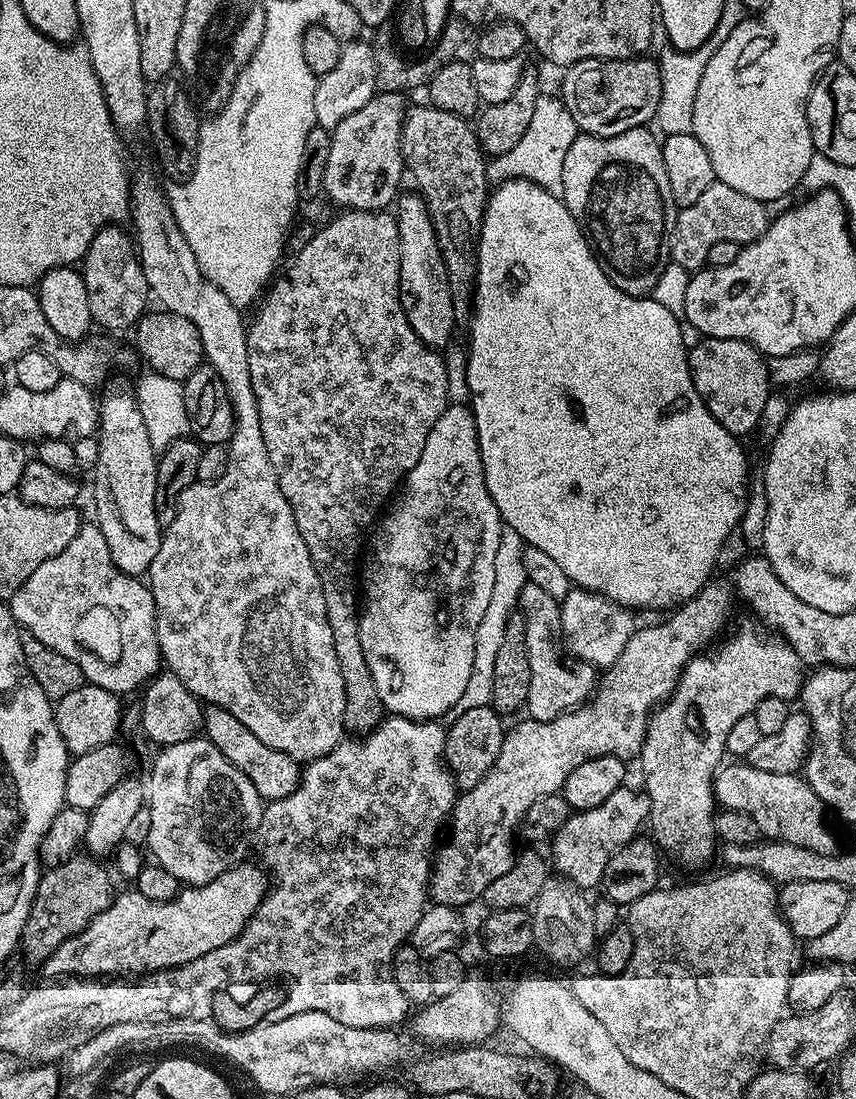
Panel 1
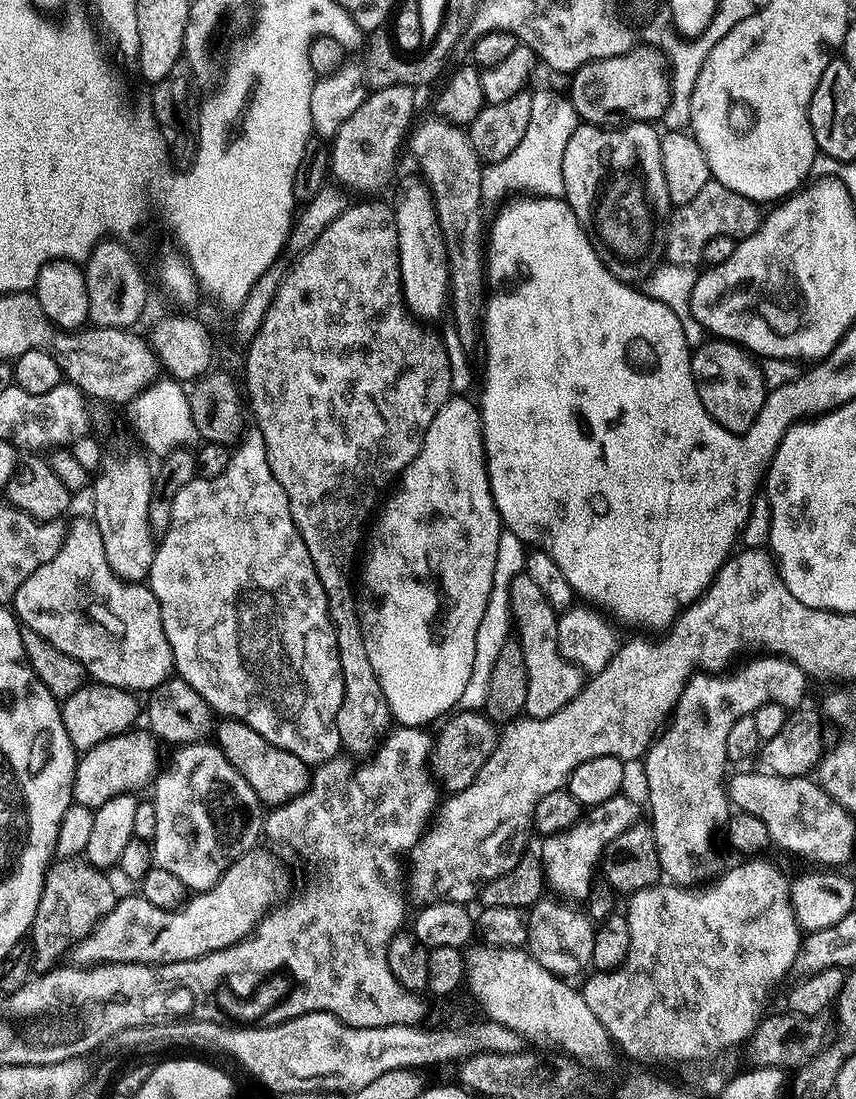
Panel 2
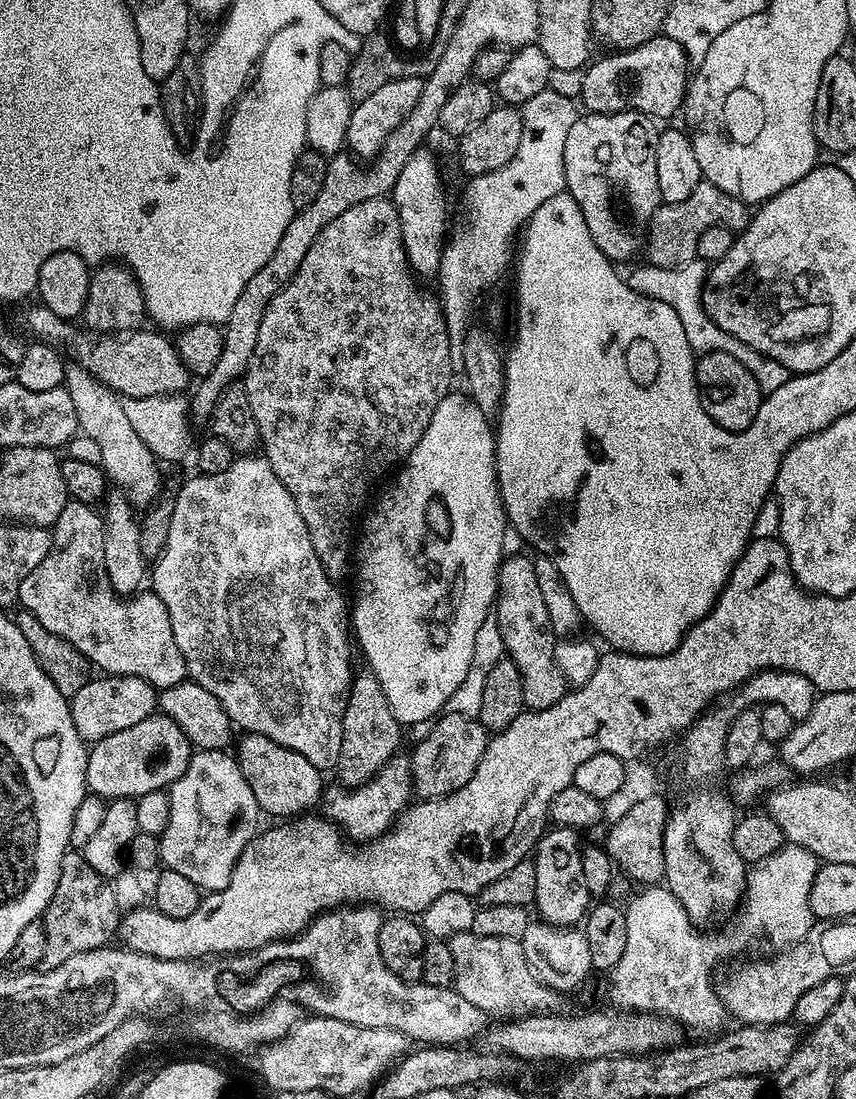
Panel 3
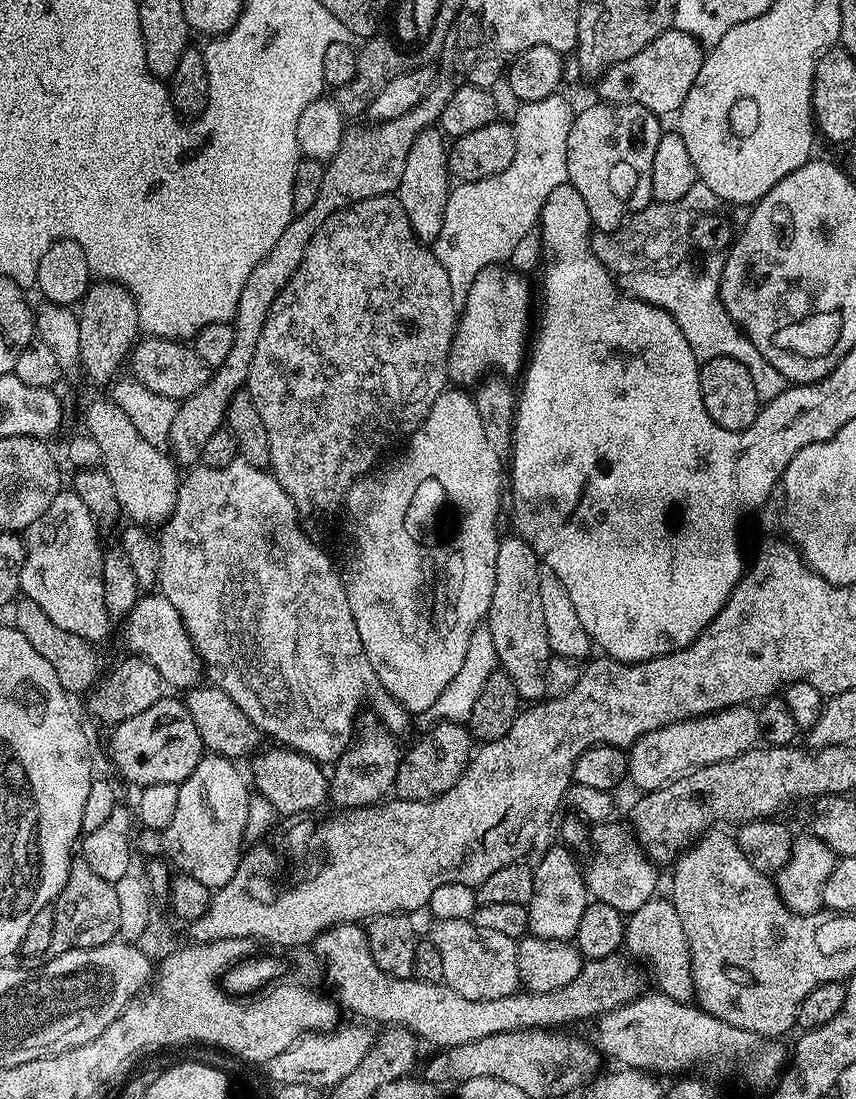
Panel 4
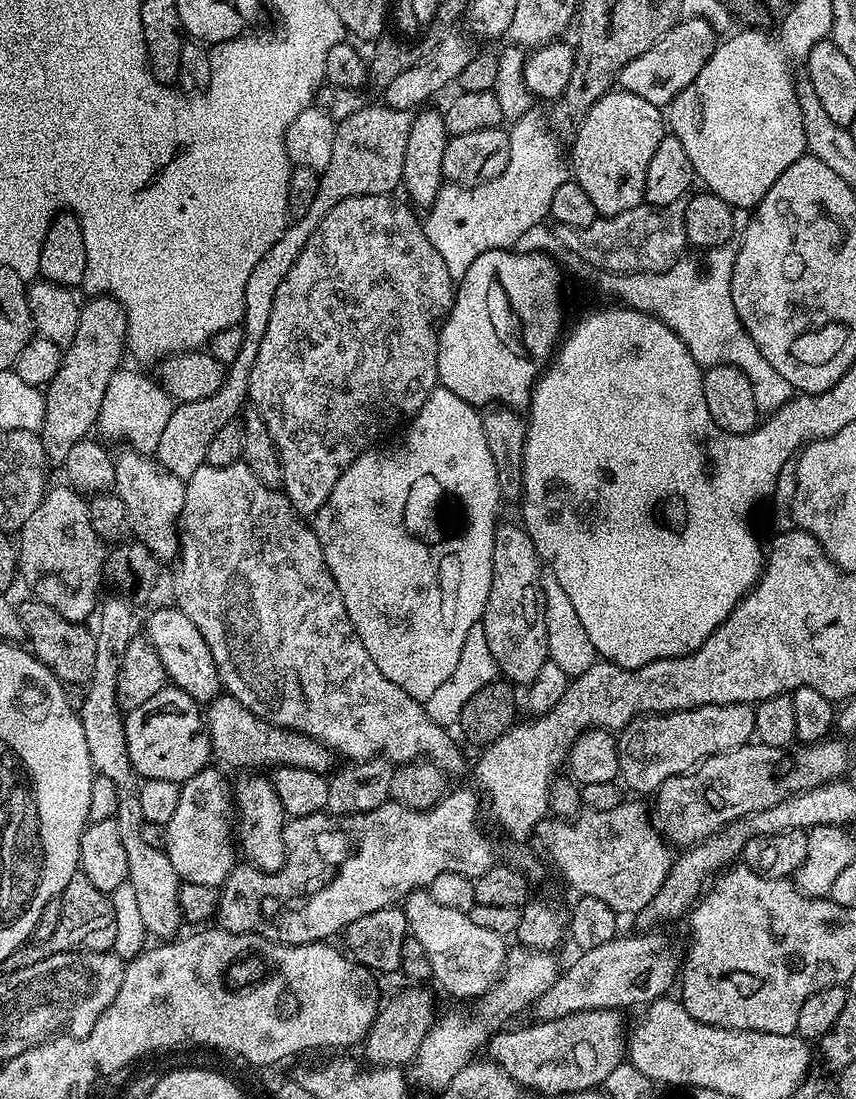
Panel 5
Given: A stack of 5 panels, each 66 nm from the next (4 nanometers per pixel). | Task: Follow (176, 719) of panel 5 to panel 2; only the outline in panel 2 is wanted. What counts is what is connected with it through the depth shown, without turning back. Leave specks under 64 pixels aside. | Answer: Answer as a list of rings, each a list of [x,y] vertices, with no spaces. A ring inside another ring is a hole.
[[[129,730],[114,738],[106,738],[106,742],[98,742],[98,746],[77,759],[76,781],[72,784],[72,799],[75,803],[95,810],[102,806],[102,802],[110,802],[110,798],[118,798],[127,792],[139,793],[139,788],[147,784],[149,787],[155,781],[161,767],[161,745],[151,731],[136,731]]]

